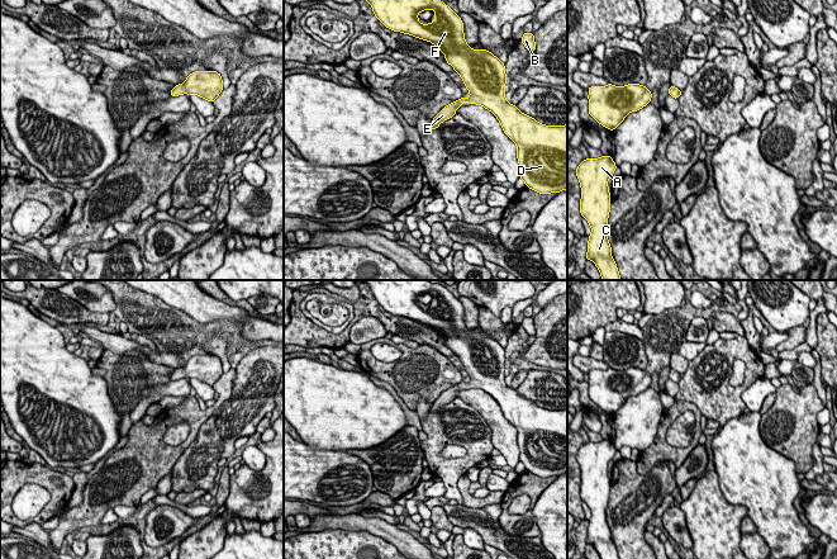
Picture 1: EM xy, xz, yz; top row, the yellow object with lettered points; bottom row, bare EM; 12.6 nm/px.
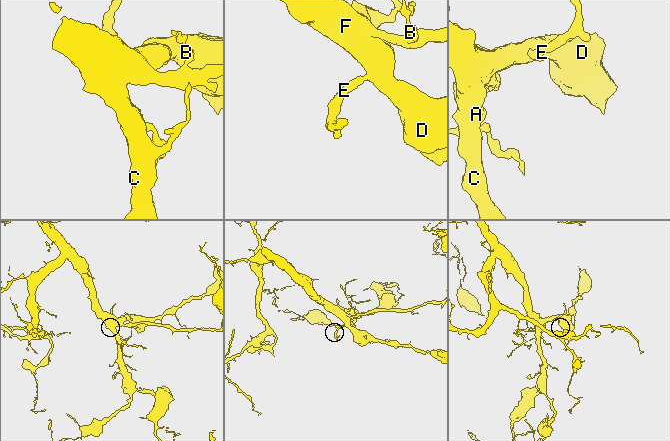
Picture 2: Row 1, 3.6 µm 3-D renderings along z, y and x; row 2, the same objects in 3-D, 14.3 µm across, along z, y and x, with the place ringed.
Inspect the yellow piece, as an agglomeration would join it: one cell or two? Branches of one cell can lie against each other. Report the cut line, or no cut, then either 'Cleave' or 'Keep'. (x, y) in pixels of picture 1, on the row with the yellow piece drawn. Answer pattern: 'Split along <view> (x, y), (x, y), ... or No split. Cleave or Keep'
No split. Keep

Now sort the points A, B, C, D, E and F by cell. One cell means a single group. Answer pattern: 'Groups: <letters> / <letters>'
Groups: A B C D E F

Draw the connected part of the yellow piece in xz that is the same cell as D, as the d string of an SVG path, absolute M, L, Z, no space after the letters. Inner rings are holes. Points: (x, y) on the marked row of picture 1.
M367 0L376 18L389 29L401 32L428 41L444 53L446 62L461 76L470 91L470 98L463 96L446 105L432 120L429 128L438 125L456 114L456 109L465 101L482 105L500 122L504 133L517 145L519 162L519 177L525 186L541 194L558 193L567 189L567 124L544 125L534 118L523 114L517 105L505 100L504 63L486 49L472 49L465 41L463 23L461 18L441 0ZM423 10L436 10L434 22L423 25L418 14Z

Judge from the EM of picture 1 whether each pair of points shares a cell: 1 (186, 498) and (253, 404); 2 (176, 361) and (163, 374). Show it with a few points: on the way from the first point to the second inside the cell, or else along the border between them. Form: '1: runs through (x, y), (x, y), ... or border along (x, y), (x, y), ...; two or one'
1: border along (205, 491), (193, 489), (177, 493); two
2: border along (143, 354), (156, 363), (175, 369); two

